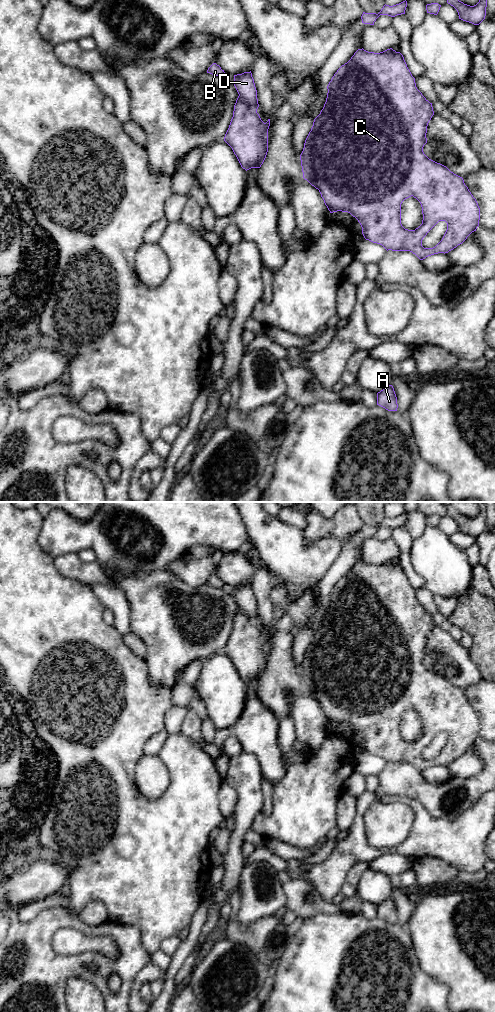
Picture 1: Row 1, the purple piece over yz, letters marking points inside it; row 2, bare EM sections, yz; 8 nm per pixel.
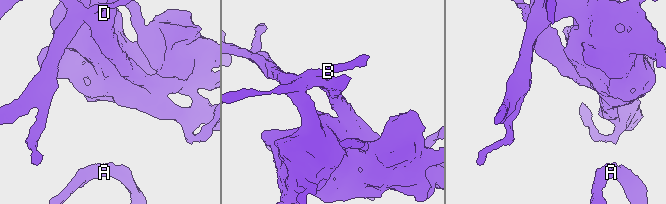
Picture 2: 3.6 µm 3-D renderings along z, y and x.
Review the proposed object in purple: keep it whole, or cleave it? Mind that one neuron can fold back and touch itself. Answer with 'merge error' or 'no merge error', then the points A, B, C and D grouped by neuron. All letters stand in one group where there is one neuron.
no merge error | A B C D

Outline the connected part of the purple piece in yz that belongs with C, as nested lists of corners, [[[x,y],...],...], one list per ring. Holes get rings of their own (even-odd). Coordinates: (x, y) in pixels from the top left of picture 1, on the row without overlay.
[[[363,560],[358,561],[351,571],[337,582],[329,594],[327,601],[326,614],[320,626],[314,631],[311,643],[305,652],[300,672],[303,690],[319,702],[330,725],[337,723],[350,725],[360,735],[362,746],[366,752],[382,757],[387,763],[410,763],[420,772],[434,766],[448,765],[462,756],[472,744],[476,743],[479,738],[480,720],[476,711],[465,697],[463,690],[451,684],[446,678],[429,671],[423,664],[423,659],[427,655],[427,638],[434,627],[434,623],[432,615],[417,601],[415,590],[412,588],[400,564],[396,564],[392,560],[380,565],[368,564]],[[411,708],[420,714],[423,726],[422,736],[415,742],[405,741],[401,736],[401,716]],[[439,733],[445,733],[447,735],[447,742],[442,752],[433,760],[424,760],[422,758],[423,750]]]

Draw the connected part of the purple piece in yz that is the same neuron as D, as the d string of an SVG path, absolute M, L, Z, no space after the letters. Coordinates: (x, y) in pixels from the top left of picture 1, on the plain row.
M251 583L234 587L233 596L239 608L234 617L233 629L225 646L224 653L232 660L243 681L247 683L251 680L260 680L268 664L270 631L264 635L257 625L259 616Z

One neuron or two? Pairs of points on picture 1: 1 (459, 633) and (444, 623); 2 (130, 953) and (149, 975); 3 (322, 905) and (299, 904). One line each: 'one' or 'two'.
1: one
2: two
3: one

